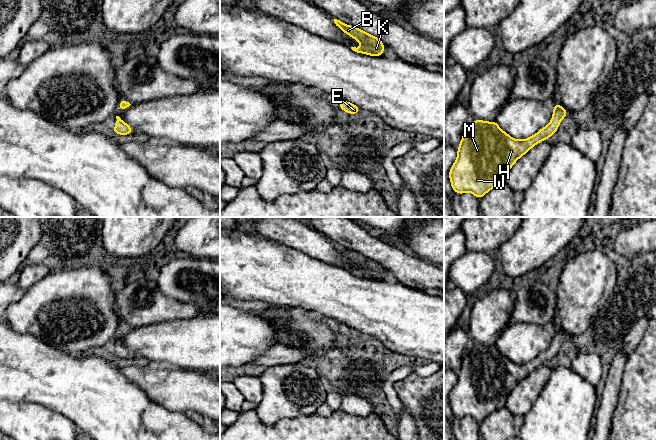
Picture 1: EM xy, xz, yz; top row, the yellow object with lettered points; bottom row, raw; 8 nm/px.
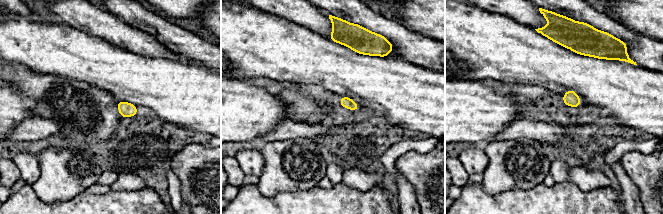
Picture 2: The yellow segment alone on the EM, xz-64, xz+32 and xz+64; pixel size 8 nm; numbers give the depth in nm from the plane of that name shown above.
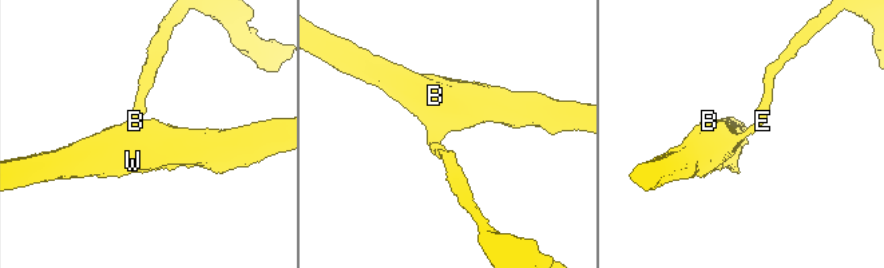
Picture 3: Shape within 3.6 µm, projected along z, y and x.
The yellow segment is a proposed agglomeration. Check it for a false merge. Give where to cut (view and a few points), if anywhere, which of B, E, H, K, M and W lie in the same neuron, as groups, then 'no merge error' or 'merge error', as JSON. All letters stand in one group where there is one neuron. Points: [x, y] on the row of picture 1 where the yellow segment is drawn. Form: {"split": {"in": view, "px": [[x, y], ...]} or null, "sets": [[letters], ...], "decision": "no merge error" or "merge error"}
{"split": null, "sets": [["B", "E", "H", "K", "M", "W"]], "decision": "no merge error"}

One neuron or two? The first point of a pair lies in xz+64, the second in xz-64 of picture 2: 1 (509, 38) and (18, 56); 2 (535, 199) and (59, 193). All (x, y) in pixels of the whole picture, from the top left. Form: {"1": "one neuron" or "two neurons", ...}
{"1": "one neuron", "2": "two neurons"}

